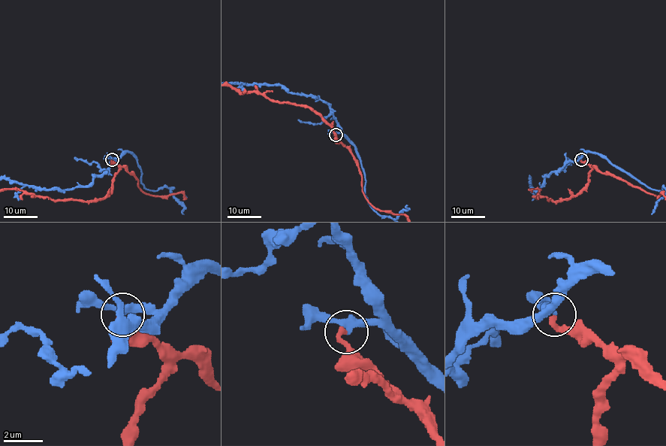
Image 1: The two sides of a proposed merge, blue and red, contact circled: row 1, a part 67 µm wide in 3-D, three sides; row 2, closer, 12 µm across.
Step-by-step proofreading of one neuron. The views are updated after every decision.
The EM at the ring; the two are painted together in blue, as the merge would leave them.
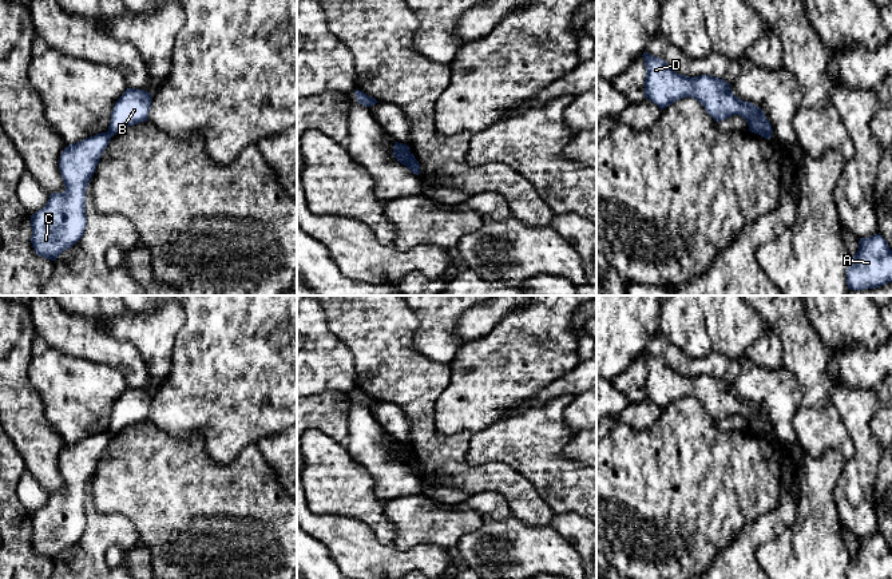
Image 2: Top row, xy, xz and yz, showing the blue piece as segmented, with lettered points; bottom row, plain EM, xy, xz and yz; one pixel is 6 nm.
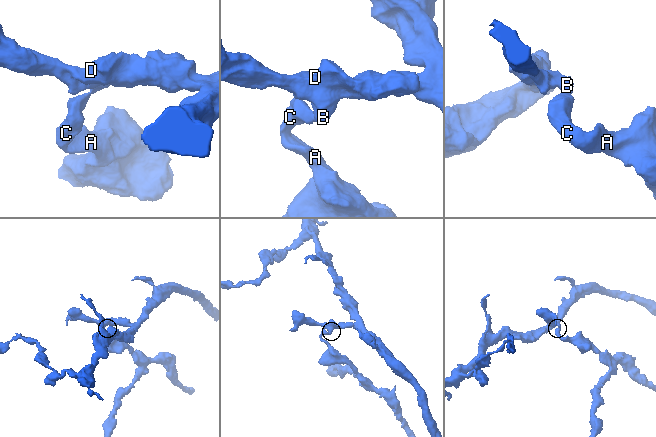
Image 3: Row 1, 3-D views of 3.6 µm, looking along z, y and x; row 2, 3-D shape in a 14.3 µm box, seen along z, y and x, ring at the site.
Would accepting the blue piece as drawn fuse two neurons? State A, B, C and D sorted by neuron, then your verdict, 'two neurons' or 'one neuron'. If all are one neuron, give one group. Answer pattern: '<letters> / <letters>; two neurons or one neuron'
A C / B D; two neurons

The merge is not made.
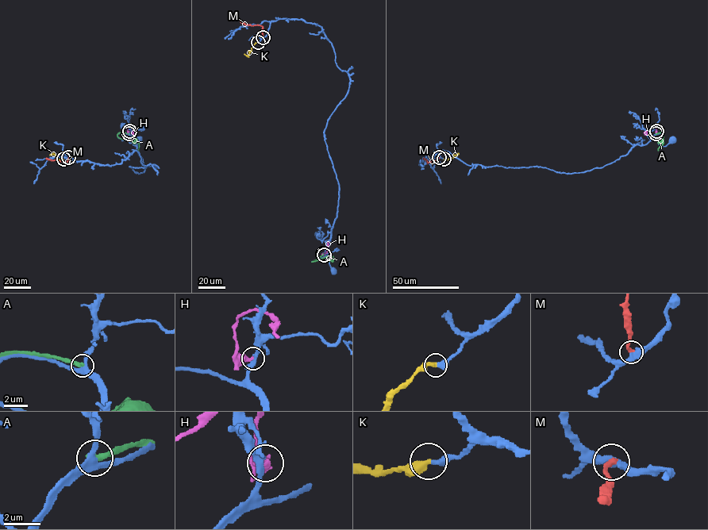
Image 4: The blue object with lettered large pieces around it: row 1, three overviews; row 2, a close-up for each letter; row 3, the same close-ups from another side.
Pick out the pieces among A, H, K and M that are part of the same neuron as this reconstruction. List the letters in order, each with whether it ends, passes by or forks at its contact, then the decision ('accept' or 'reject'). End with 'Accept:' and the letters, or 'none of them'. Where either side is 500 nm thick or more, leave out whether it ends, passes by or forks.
A: it ends; reject
H: it ends; reject
K: it ends; accept
M: it ends; reject
Accept: K

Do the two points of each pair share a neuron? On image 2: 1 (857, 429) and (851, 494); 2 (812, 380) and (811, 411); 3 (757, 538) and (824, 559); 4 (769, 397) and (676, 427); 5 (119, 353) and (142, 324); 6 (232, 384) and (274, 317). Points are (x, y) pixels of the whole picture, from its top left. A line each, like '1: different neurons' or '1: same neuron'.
1: same neuron
2: same neuron
3: different neurons
4: different neurons
5: different neurons
6: same neuron

